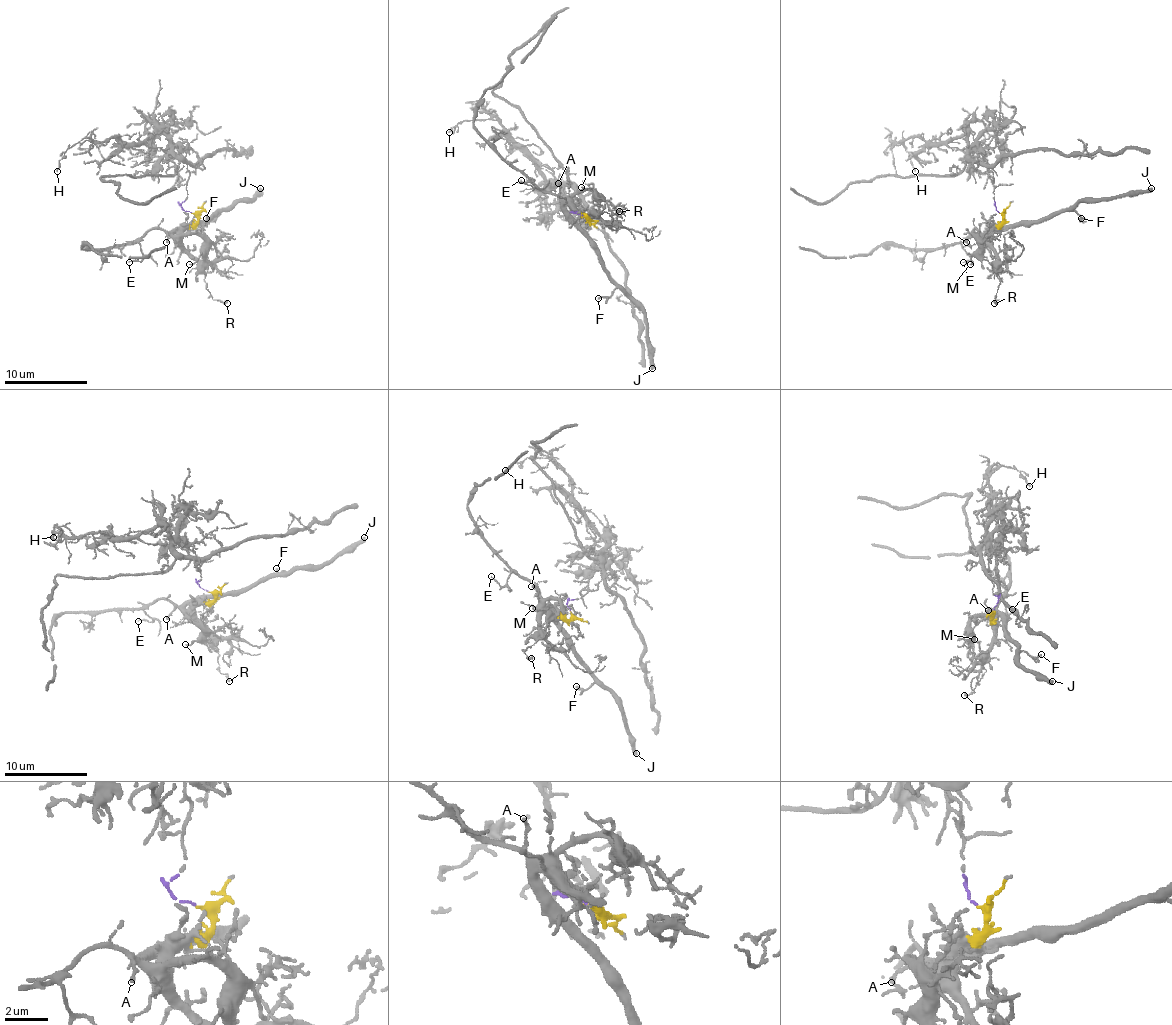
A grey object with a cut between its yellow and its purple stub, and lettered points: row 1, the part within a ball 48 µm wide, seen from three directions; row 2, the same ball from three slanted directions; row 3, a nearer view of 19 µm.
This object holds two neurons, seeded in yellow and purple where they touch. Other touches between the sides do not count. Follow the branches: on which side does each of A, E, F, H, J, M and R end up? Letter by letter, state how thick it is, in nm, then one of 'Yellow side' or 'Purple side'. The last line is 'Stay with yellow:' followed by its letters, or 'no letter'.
A: Thickness 170 nm. Yellow side
E: Thickness 110 nm. Yellow side
F: Thickness 170 nm. Yellow side
H: Thickness 110 nm. Purple side
J: Thickness 360 nm. Yellow side
M: Thickness 110 nm. Yellow side
R: Thickness 170 nm. Yellow side
Stay with yellow: A, E, F, J, M, R

